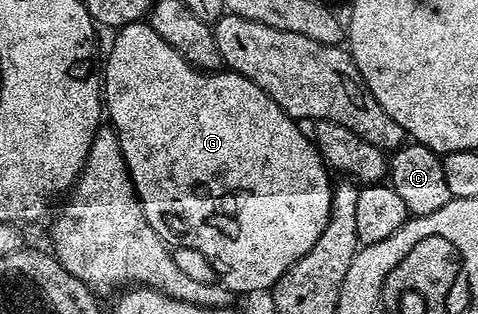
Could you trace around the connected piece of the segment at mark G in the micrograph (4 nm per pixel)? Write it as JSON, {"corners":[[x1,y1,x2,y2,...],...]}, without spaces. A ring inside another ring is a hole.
{"corners":[[141,20,126,24,125,26,119,27,119,29,115,31,115,34,116,39,113,40,112,47,108,50,108,59,106,59,105,62,102,62,102,106,106,111,107,121,110,123,113,132,118,136,118,144,122,148,122,156,124,157,124,163,128,169,128,175,134,184,136,195,142,204,142,212,146,216,150,228,154,228,154,232,163,240,163,242,167,242,173,247,185,246,186,249,193,250,196,254,201,254,201,256,212,265,213,272,220,277,217,278,219,285,231,290,233,295,240,296,240,294,252,294,255,290,264,290,264,292,271,291,278,279,282,277,284,273,298,261,298,259,302,256,306,256,306,252,310,252,310,248,314,248,314,244,318,244,318,236,322,236,322,232,330,220,334,182,333,179,328,179,328,174,330,175,329,167,326,165,322,155,320,155,319,150,317,150,315,141,313,141,309,135,307,138,307,136,296,127,299,125,297,125,290,115,284,111,270,95,266,92,262,92,262,88,258,88,258,84,254,84,249,78,236,73,235,70,221,68,215,72,209,72,207,70,200,70,197,66,192,66,182,56,178,56,178,52,174,52,174,48,170,48,170,44,166,44,166,40,162,40,162,36,158,36,158,32,154,32,154,28,150,28,147,21]]}

